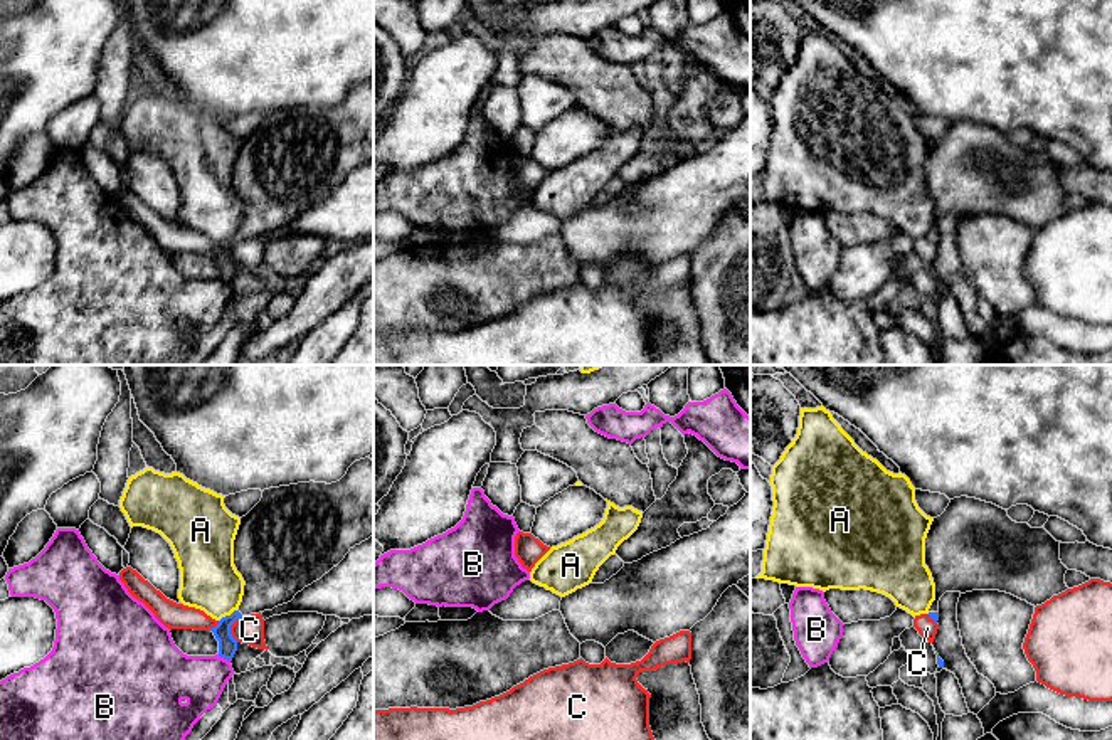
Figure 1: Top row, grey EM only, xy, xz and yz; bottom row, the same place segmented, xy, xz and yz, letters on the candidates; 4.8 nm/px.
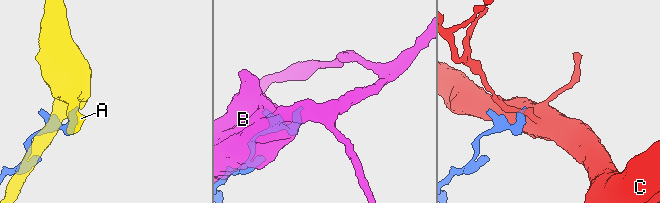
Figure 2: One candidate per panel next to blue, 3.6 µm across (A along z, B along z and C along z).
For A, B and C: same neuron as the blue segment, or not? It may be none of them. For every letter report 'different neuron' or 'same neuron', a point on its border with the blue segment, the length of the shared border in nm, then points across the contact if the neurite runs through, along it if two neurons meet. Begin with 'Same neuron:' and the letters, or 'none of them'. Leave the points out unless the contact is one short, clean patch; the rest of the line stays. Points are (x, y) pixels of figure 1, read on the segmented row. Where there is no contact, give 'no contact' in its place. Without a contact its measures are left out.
Same neuron: none of them
A: different neuron; meets blue in xy at (227, 616); contact 110 nm long
B: different neuron; meets blue in xy at (224, 658); contact 70 nm long
C: different neuron; meets blue in xy at (229, 628); contact 130 nm long; border along xy (243, 616), (231, 626), (231, 636), (236, 641)

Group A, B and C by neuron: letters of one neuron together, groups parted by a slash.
A / B / C

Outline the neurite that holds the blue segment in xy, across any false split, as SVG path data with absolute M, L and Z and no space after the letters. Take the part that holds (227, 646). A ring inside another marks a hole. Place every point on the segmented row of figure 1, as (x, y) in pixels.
M370 457L355 461L347 474L331 484L310 481L264 489L261 501L241 518L234 540L234 565L246 585L239 609L210 629L219 641L219 656L232 661L237 641L230 634L230 626L237 619L291 602L298 592L320 580L355 545L370 536L373 536L373 461Z

